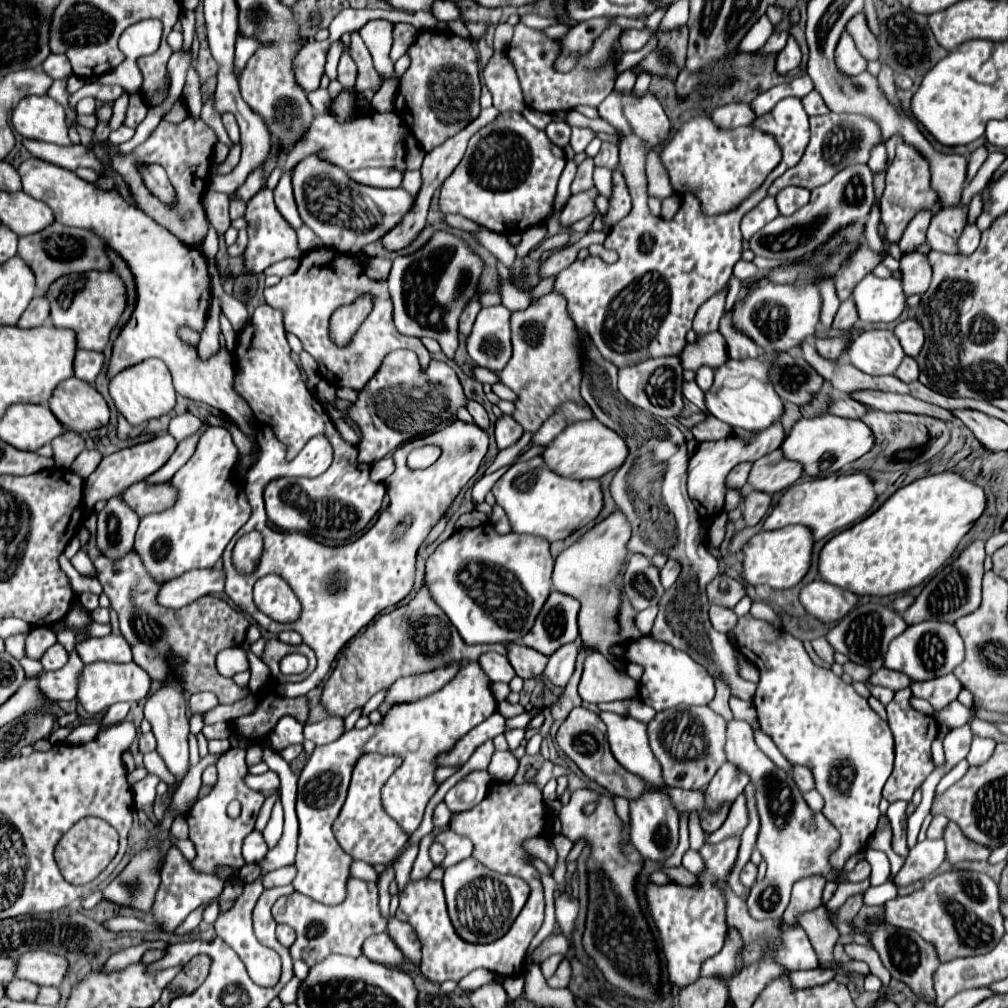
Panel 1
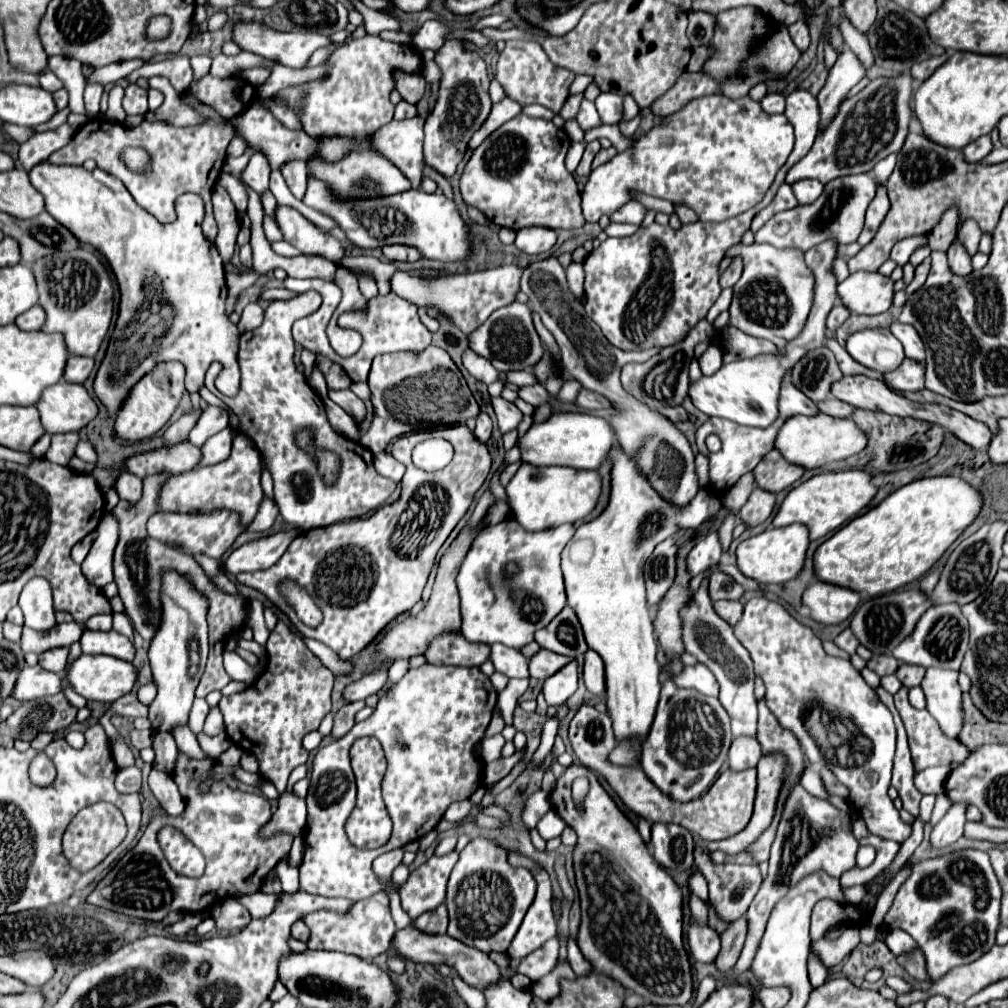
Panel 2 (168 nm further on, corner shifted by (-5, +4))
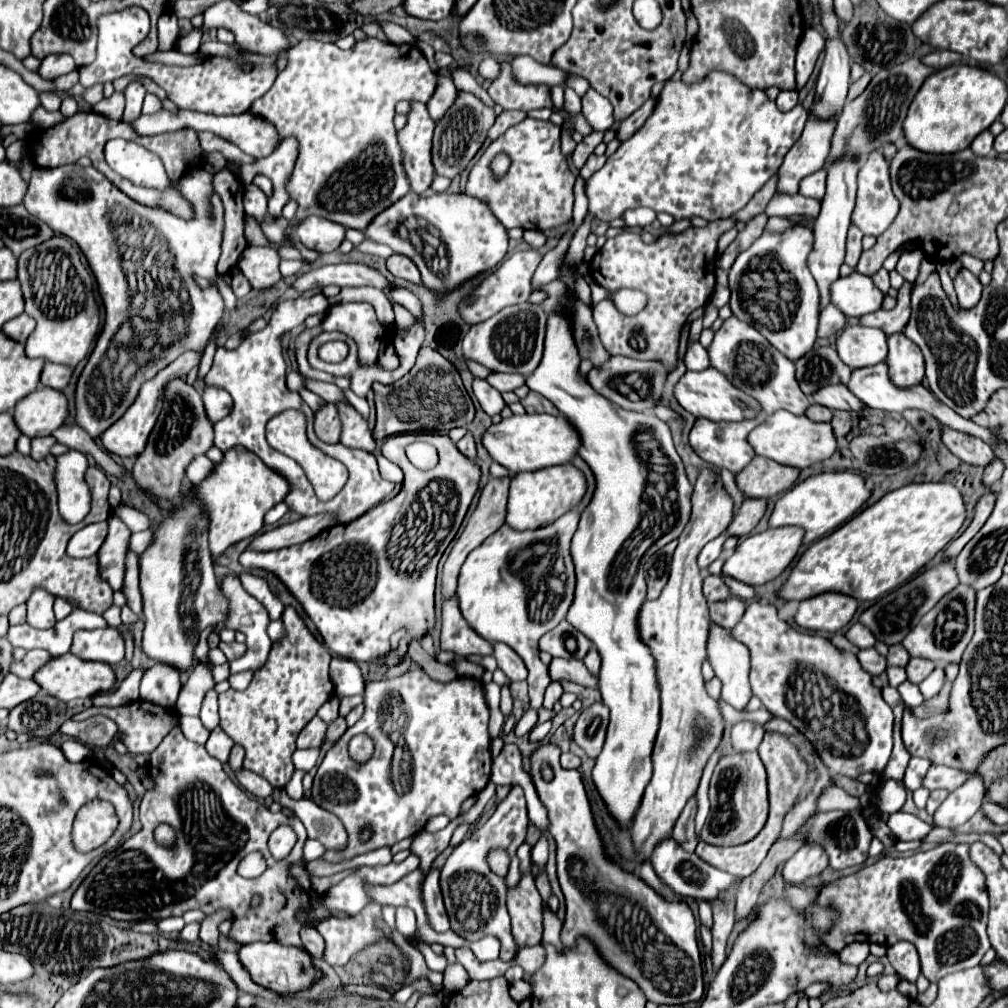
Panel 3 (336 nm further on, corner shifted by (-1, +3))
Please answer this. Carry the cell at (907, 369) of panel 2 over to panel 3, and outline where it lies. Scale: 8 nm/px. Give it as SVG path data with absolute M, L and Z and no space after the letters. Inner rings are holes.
M877 363L873 367L865 367L865 369L855 369L851 373L851 379L847 383L847 387L853 391L855 397L859 397L865 405L873 407L873 409L885 409L885 411L893 411L893 413L903 413L907 409L921 409L921 411L929 411L933 413L941 423L965 431L967 433L967 425L965 425L965 417L957 415L955 411L951 411L949 407L943 407L943 403L939 403L931 391L923 385L915 385L915 387L895 387L895 383L891 383L891 377L887 377L887 365L885 363Z

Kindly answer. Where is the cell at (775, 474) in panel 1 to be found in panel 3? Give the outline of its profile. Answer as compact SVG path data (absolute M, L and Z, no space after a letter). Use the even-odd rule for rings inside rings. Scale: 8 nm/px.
M755 457L741 473L735 475L737 487L745 497L775 497L789 491L799 477L799 469L775 463L767 457Z

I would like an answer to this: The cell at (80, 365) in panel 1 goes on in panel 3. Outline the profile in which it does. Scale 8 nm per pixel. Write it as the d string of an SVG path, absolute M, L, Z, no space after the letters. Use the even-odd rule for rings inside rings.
M47 363L41 373L41 383L51 389L61 391L71 381L71 375L73 375L73 367L63 367L59 363Z

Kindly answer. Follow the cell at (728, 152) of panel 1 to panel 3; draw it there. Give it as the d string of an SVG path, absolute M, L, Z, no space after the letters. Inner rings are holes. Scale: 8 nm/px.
M713 71L705 81L701 83L683 83L683 81L667 81L667 85L663 87L661 95L659 95L659 101L655 105L655 111L653 115L645 121L645 125L635 133L631 135L627 141L623 141L619 145L619 149L607 157L607 163L595 171L587 181L585 181L585 191L587 191L587 201L589 201L589 213L599 219L599 221L613 221L617 219L625 209L633 209L633 207L651 207L653 211L665 211L669 215L675 217L675 221L679 219L689 219L689 217L703 217L707 221L717 221L717 219L725 219L725 217L731 217L733 213L737 213L739 209L743 209L747 205L747 201L769 181L771 175L775 175L775 171L781 167L787 151L795 145L795 141L801 137L801 131L805 127L805 121L807 121L807 111L803 109L801 103L797 103L795 109L787 111L787 113L781 113L775 103L771 99L767 99L767 95L761 91L761 89L749 89L745 87L743 83L739 83L735 77L731 75L725 75L721 71Z

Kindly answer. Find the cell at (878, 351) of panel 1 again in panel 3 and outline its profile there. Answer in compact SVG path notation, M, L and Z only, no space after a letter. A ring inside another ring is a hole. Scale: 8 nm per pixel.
M851 325L839 335L837 353L851 369L877 365L887 359L887 335L873 327Z

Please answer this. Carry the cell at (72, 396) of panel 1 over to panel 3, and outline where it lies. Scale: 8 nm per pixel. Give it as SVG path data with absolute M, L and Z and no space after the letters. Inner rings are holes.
M39 387L27 399L21 399L15 407L13 419L23 435L45 437L59 429L69 417L69 401L61 391Z

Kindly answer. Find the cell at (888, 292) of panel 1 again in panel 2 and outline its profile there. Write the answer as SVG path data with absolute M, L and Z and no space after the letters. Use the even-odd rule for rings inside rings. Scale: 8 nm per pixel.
M855 272L837 286L841 302L855 314L881 314L891 308L893 280L879 272Z

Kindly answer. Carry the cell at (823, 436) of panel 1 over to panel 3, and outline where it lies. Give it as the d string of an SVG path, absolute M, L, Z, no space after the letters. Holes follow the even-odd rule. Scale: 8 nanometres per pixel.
M777 411L767 419L767 423L755 427L749 435L749 443L757 455L797 469L821 463L837 451L837 439L829 423L815 423L805 415L791 415L789 411Z

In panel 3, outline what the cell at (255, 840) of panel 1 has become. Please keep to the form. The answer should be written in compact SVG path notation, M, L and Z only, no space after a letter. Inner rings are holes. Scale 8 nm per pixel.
M295 771L295 775L291 777L291 781L285 785L285 791L291 799L301 799L303 797L303 787L301 787L301 779L303 779L303 771Z

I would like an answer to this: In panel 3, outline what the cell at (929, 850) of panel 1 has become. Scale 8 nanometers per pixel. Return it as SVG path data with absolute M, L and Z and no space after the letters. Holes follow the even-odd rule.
M979 777L969 779L957 791L951 791L949 797L941 803L941 807L933 815L933 825L947 829L961 827L979 811L983 795L985 795L983 779Z

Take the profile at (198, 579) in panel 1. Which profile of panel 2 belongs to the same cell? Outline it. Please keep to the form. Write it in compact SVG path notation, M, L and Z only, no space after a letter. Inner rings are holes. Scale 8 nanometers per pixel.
M293 528L287 532L275 532L267 534L261 538L255 538L241 548L233 550L231 556L227 558L225 566L229 574L239 574L239 572L255 572L255 570L267 570L273 562L277 562L287 546L301 534L303 530Z

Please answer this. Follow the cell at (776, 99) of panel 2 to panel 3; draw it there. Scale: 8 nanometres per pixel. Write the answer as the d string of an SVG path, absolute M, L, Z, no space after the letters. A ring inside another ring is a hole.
M781 91L775 99L779 111L791 111L797 105L797 91Z

